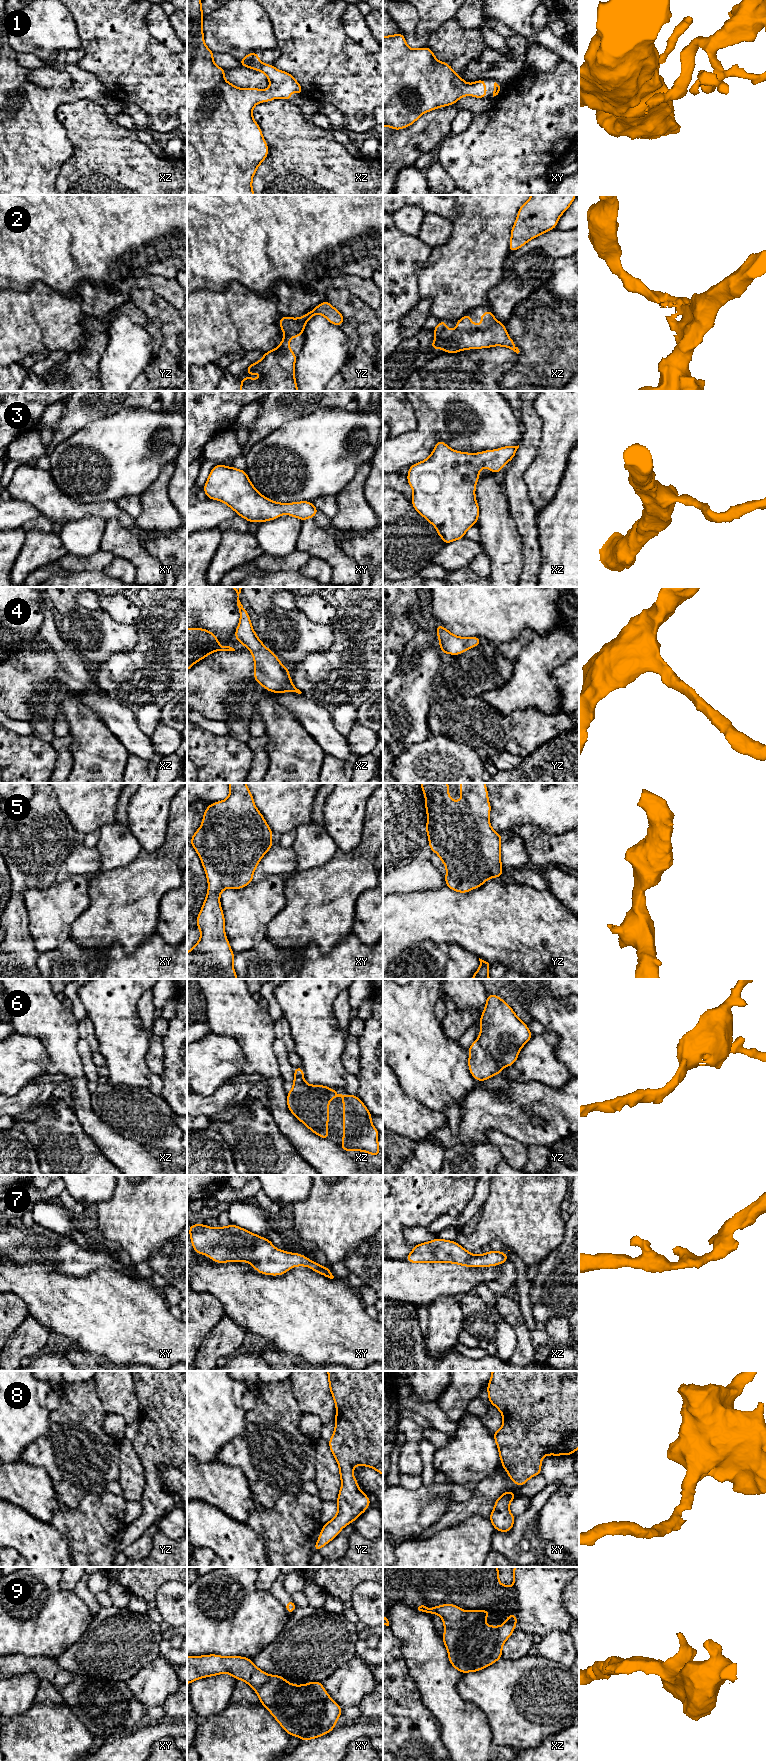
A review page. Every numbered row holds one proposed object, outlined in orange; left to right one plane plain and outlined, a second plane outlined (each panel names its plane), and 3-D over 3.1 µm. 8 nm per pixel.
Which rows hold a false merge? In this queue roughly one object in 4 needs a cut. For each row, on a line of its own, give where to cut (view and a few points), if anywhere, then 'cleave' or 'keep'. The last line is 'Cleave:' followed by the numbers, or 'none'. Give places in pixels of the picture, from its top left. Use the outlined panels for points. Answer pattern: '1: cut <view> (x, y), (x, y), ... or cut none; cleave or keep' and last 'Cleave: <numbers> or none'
1: cut none; keep
2: cut none; keep
3: cut none; keep
4: cut none; keep
5: cut none; keep
6: cut none; keep
7: cut none; keep
8: cut none; keep
9: cut none; keep
Cleave: none

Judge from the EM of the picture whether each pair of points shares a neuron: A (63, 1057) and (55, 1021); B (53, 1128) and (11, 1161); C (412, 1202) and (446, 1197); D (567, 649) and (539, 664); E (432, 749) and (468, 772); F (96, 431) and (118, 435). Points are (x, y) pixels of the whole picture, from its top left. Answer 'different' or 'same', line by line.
A: same
B: different
C: same
D: same
E: same
F: same

